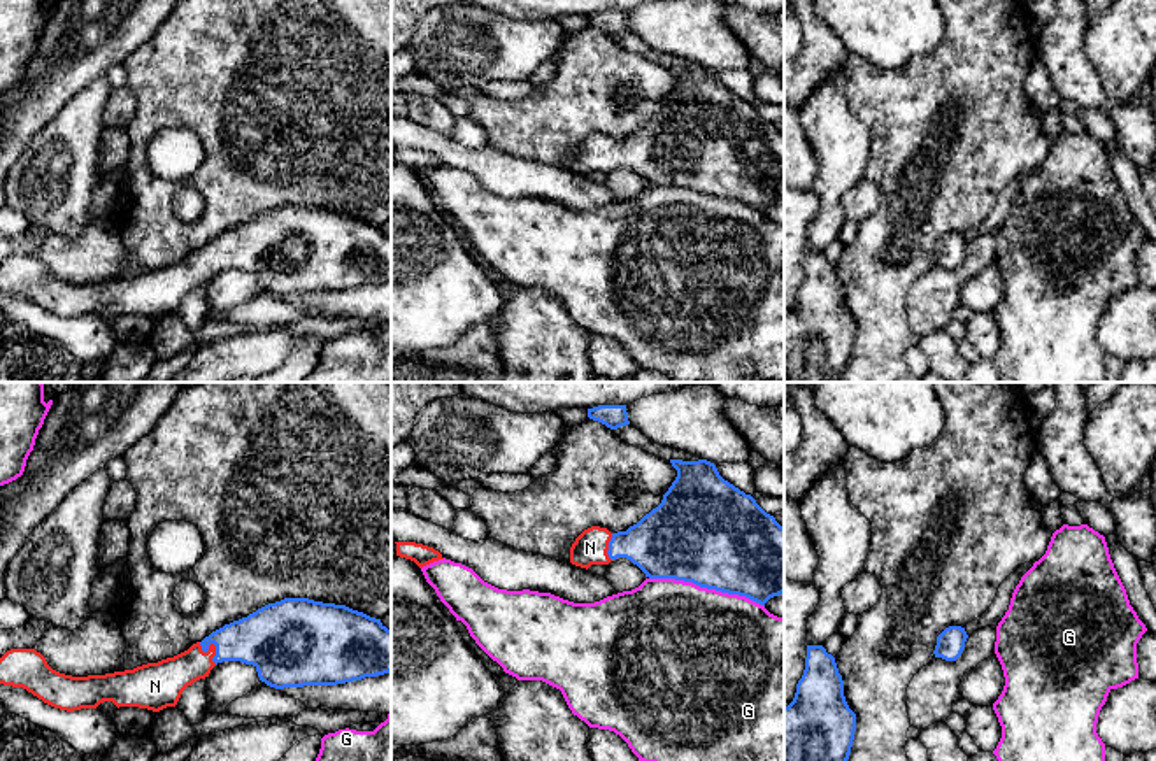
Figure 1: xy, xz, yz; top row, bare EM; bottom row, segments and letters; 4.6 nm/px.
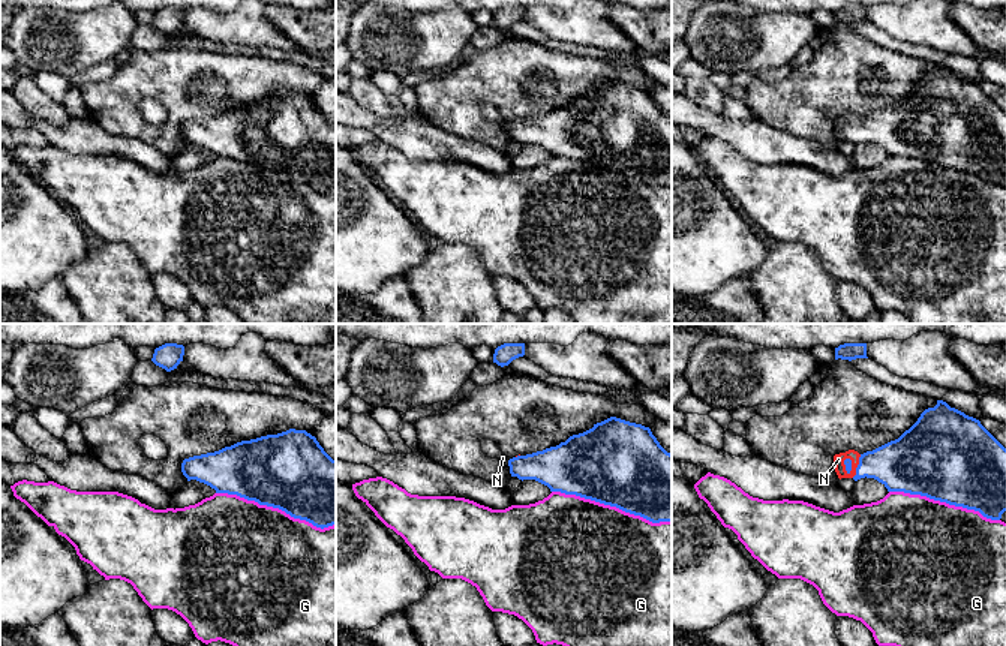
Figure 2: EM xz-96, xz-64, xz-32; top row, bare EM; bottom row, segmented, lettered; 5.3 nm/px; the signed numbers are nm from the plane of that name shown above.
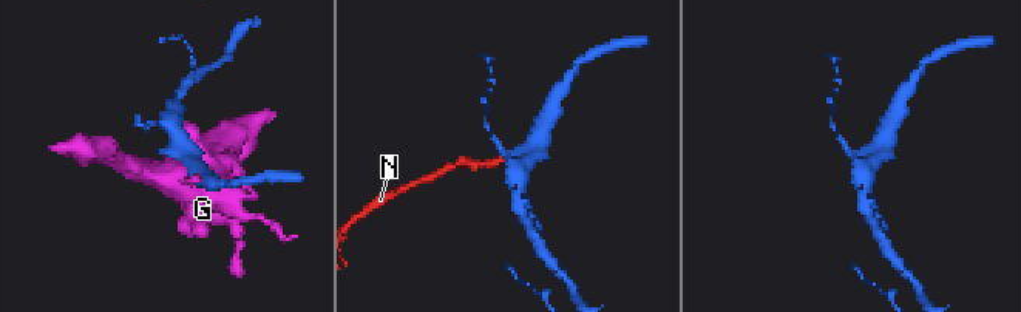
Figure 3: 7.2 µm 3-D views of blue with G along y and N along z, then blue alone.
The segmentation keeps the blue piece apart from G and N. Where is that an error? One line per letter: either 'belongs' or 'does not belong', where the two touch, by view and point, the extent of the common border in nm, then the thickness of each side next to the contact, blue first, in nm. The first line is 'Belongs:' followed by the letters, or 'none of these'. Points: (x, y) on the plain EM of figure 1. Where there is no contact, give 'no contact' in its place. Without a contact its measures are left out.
Belongs: N
G: does not belong; meets blue in xz at (707, 195); contact 550 nm long; 480 nm thick on the blue side, 500 nm on the other
N: belongs; meets blue in xy at (213, 249); contact 130 nm long; 280 nm thick on the blue side, 170 nm on the other

